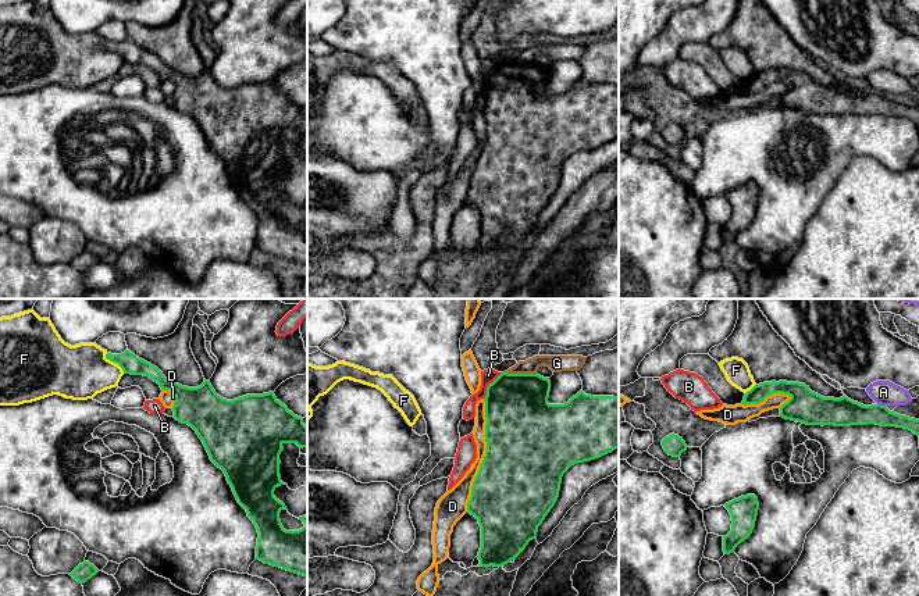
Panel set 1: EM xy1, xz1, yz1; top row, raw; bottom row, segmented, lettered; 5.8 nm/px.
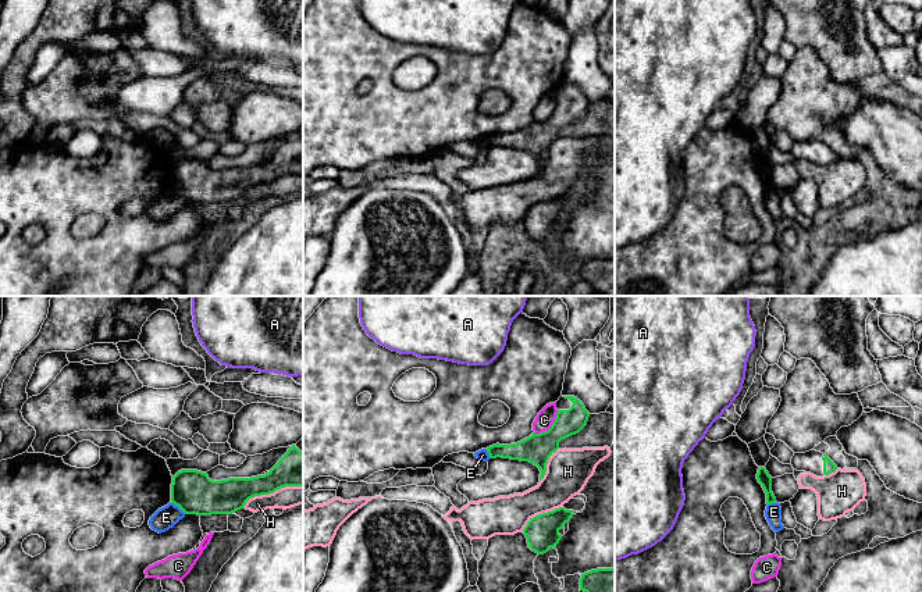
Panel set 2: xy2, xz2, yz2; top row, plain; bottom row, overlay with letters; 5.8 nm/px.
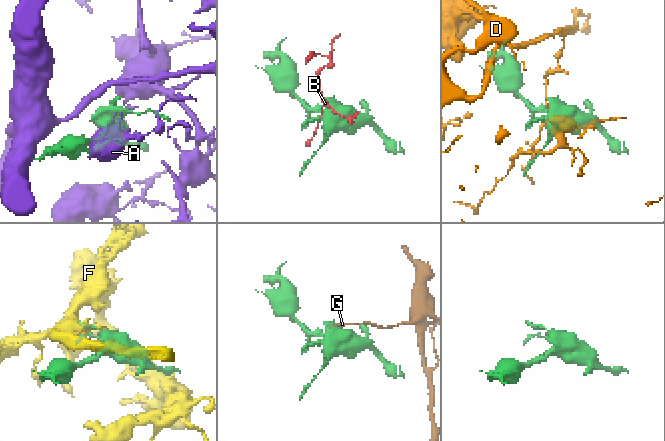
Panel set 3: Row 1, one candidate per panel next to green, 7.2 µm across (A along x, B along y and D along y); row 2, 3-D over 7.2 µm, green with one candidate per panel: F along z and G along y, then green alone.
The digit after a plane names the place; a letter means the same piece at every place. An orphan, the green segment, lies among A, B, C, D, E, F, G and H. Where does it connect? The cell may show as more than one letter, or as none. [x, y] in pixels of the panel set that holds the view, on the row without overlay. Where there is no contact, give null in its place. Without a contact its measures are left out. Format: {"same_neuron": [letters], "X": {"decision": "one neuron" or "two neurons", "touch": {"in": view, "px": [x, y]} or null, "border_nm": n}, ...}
{"same_neuron": ["F"], "A": {"decision": "two neurons", "touch": {"in": "yz1", "px": [880, 93]}, "border_nm": 50}, "B": {"decision": "two neurons", "touch": {"in": "xz1", "px": [488, 74]}, "border_nm": 190}, "C": {"decision": "two neurons", "touch": {"in": "xz2", "px": [551, 116]}, "border_nm": 190}, "D": {"decision": "two neurons", "touch": {"in": "xz1", "px": [484, 145]}, "border_nm": 650}, "E": {"decision": "two neurons", "touch": {"in": "xy2", "px": [178, 195]}, "border_nm": 110}, "F": {"decision": "one neuron", "touch": {"in": "xy1", "px": [114, 50]}, "border_nm": 160}, "G": {"decision": "two neurons", "touch": {"in": "xz1", "px": [520, 63]}, "border_nm": 180}, "H": {"decision": "two neurons", "touch": {"in": "xy2", "px": [271, 181]}, "border_nm": 380}}

